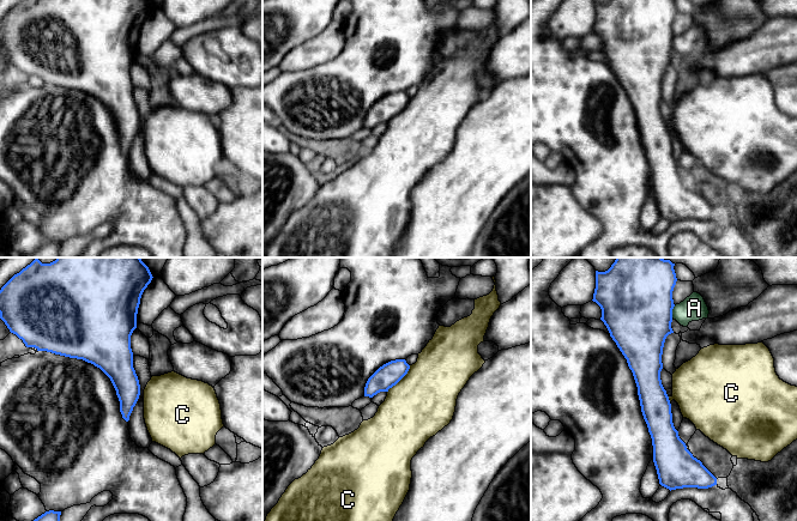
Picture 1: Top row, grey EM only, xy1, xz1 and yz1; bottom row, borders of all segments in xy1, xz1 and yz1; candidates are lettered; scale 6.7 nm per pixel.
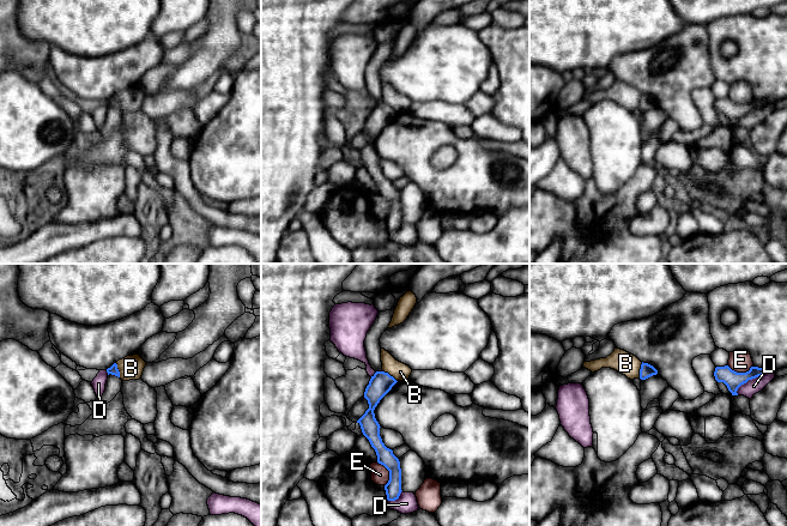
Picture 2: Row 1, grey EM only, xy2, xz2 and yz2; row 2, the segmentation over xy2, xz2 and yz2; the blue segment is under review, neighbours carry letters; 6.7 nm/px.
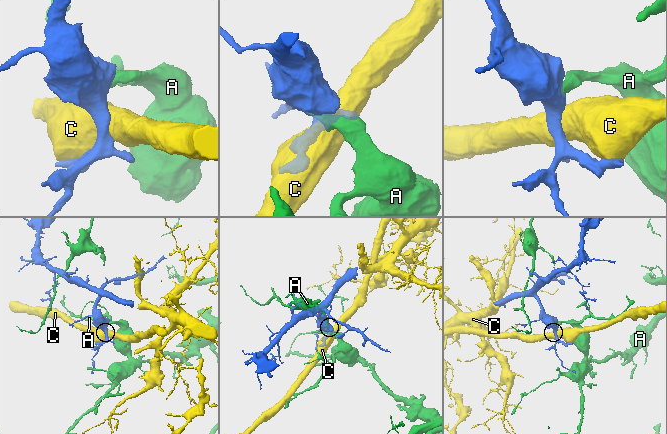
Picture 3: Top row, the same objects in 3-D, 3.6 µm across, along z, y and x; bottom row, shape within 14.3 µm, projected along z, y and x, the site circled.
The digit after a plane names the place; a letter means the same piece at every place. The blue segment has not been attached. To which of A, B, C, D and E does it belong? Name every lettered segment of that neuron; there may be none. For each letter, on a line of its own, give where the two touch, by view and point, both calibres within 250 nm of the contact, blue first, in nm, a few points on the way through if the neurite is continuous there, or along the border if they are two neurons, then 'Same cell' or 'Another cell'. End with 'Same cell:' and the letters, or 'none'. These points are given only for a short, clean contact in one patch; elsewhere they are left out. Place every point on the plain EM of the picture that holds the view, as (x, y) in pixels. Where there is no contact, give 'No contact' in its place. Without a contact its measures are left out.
A: Touches blue at yz1 (671, 43). Thickness 480 nm (blue) against 170 nm. Boundary: yz1 (675, 37), (671, 49). Another cell
B: Touches blue at yz2 (640, 102). Thickness 90 nm (blue) against 150 nm. Boundary: yz2 (642, 94), (639, 101), (639, 109). Another cell
C: Touches blue at xz1 (399, 111). Thickness 160 nm (blue) against 440 nm. Same cell
D: Touches blue at yz2 (749, 110). Thickness 120 nm (blue) against 100 nm. Another cell
E: Touches blue at yz2 (740, 104). Thickness 120 nm (blue) against 150 nm. Boundary: yz2 (727, 96), (737, 103), (746, 103), (752, 98). Another cell
Same cell: C

